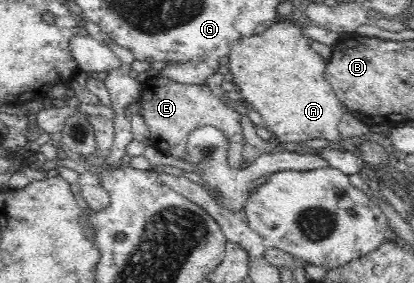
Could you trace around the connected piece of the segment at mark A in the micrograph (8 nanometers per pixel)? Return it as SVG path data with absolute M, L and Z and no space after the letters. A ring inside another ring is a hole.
M290 19L271 23L262 35L253 35L234 42L228 58L229 72L240 89L239 99L242 102L245 100L247 106L260 113L262 125L276 135L276 143L294 147L307 139L323 138L331 141L332 146L337 146L337 127L343 111L325 76L328 60L309 46L309 40L302 34L298 24Z

